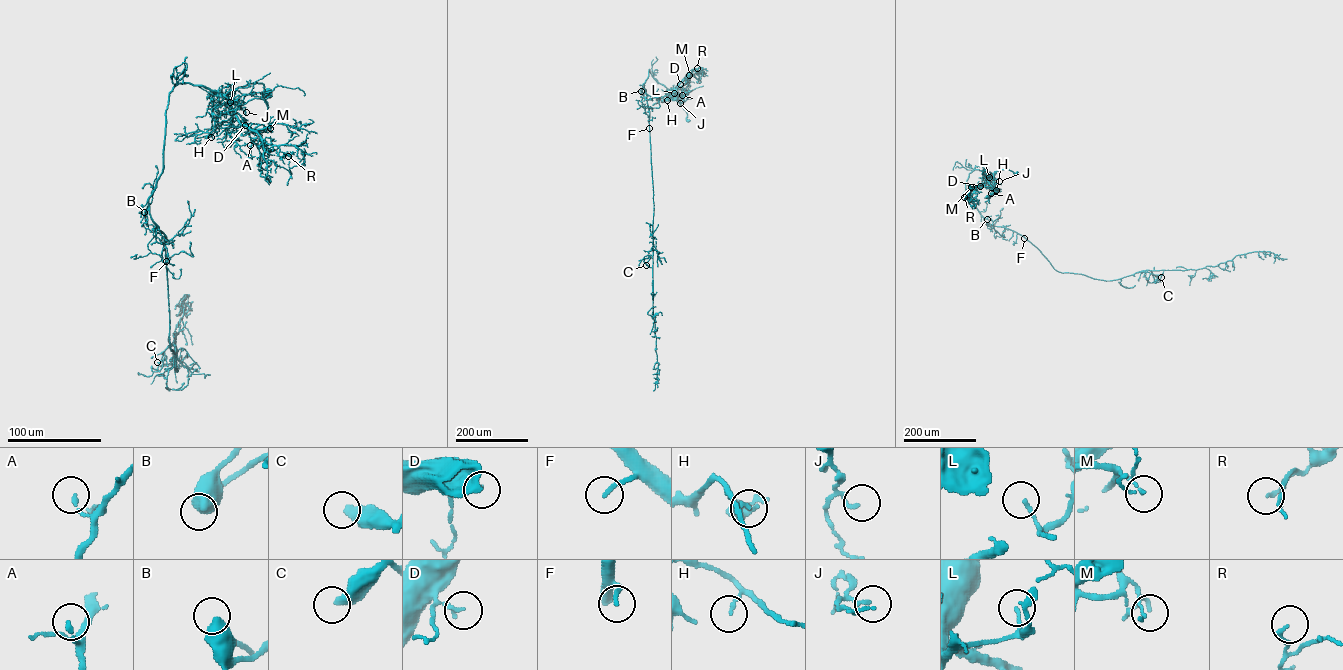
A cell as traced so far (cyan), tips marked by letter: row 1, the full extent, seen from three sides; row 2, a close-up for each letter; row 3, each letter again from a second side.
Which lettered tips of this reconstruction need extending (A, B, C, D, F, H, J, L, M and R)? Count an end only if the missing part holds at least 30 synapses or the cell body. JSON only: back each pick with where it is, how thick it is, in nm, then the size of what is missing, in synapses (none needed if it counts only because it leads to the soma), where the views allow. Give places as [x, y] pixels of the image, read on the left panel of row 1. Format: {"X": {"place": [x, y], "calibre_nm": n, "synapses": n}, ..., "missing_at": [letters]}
{"F": {"place": [166, 261], "calibre_nm": 170, "synapses": 60}, "missing_at": ["F"]}

